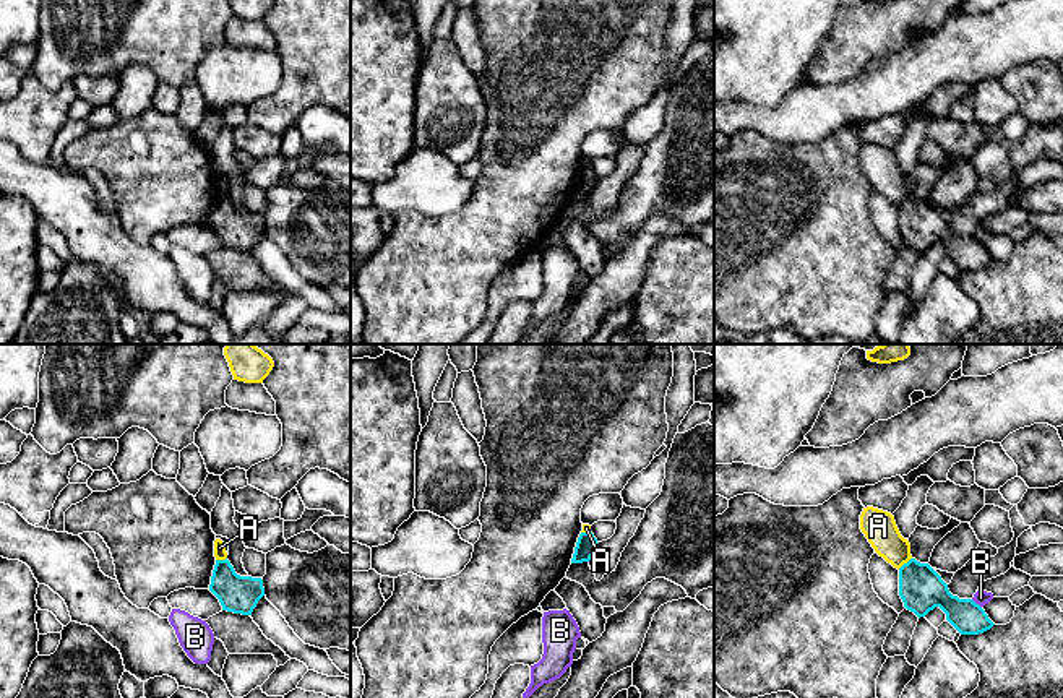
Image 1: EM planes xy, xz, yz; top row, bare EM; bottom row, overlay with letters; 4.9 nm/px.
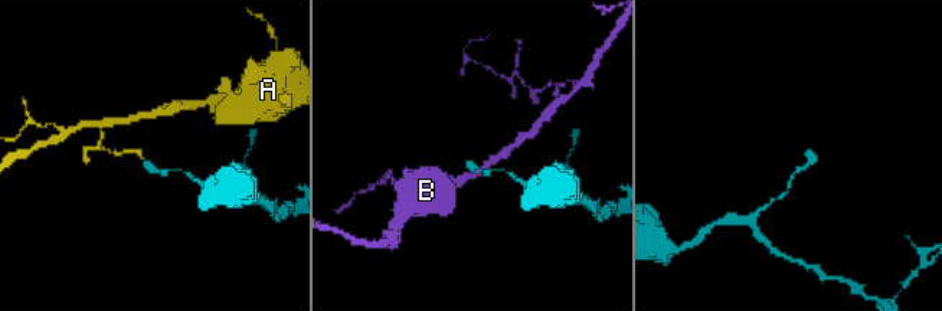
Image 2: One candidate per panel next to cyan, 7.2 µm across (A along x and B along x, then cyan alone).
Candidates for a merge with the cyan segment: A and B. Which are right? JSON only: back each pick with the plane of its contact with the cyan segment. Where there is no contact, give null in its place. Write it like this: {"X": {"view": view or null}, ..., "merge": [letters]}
{"merge": []}

